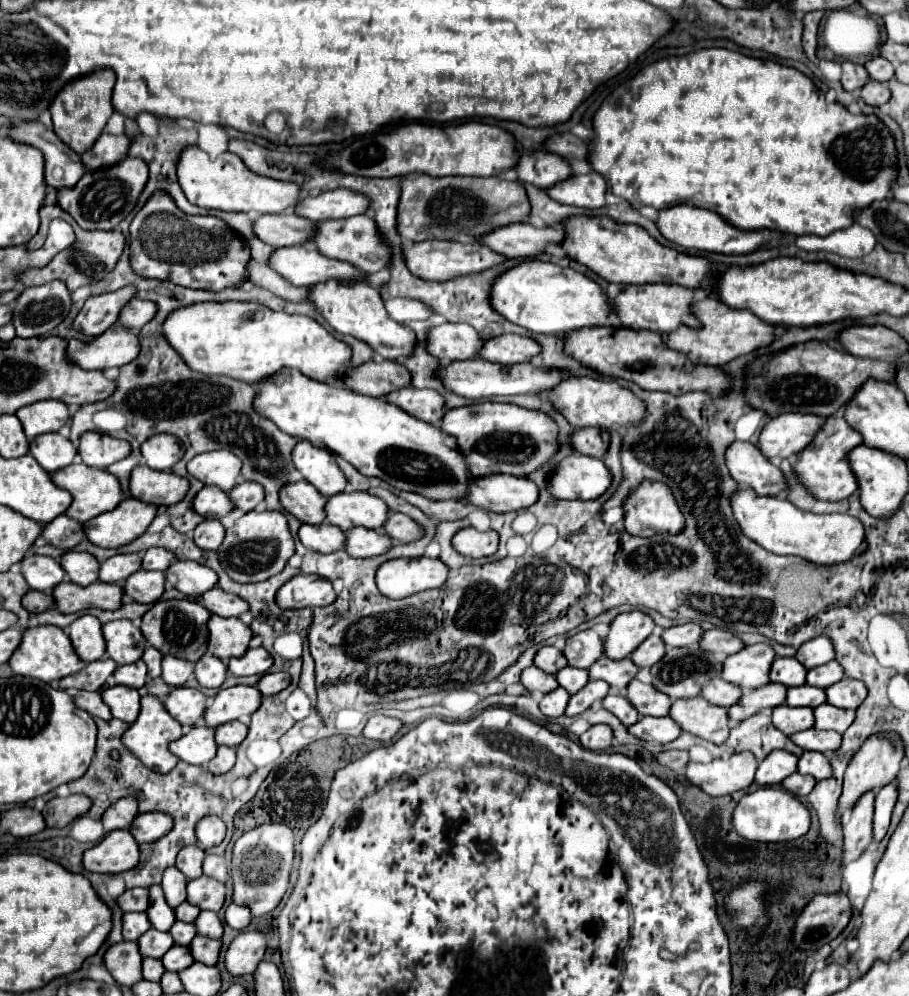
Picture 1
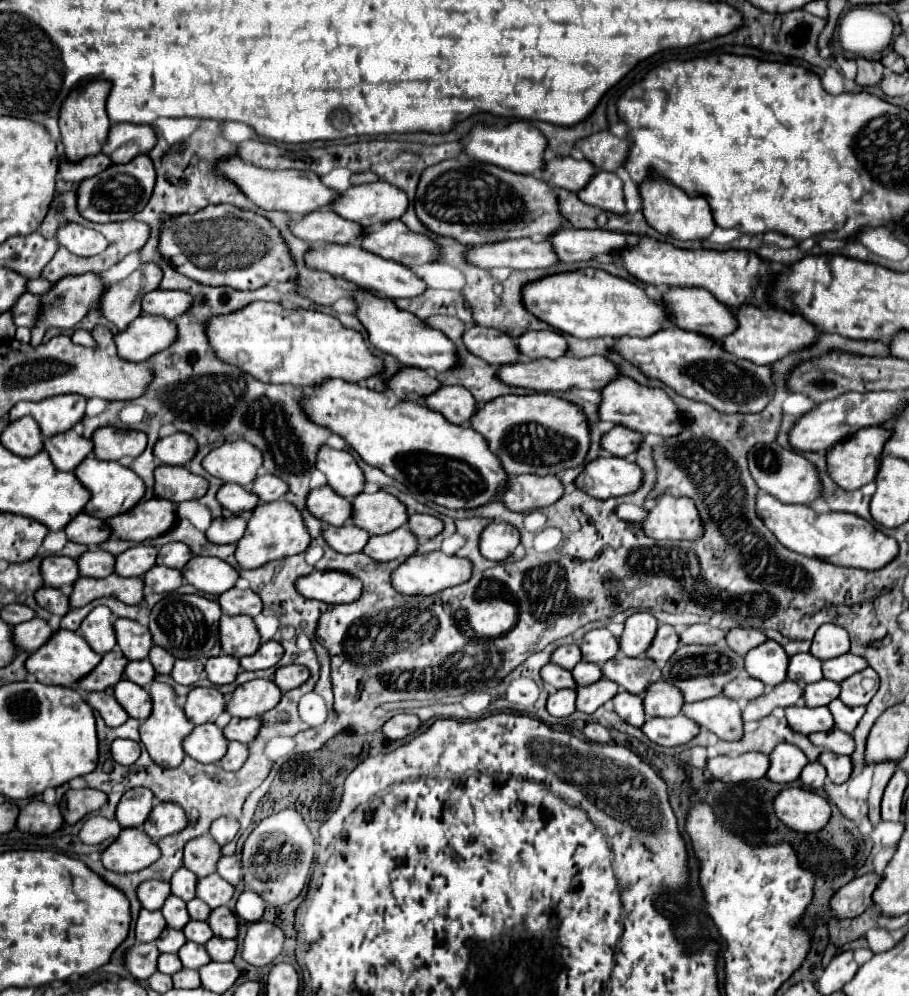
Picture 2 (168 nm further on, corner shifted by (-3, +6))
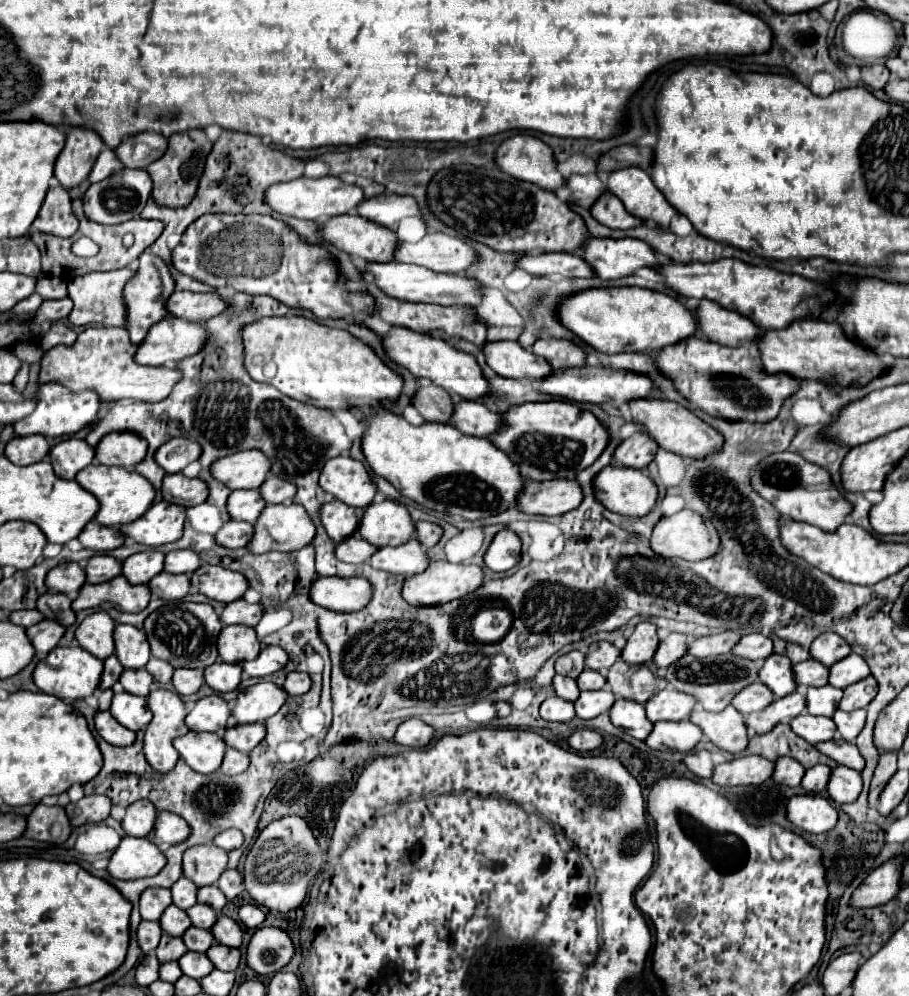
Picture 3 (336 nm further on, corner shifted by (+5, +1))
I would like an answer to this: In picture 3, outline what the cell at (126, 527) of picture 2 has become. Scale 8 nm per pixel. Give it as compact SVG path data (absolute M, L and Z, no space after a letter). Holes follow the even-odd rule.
M157 502L139 520L123 524L119 530L145 546L161 546L179 540L183 534L185 508L171 502Z

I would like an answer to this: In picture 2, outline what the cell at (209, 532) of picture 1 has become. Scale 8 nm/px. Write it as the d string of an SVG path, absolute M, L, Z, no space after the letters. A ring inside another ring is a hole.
M223 513L207 529L207 539L211 543L237 543L247 529L247 519L233 513Z

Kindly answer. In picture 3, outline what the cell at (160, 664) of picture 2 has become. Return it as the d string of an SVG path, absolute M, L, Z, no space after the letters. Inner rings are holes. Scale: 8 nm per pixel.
M151 658L151 660L147 662L145 670L155 678L155 682L163 682L163 684L169 682L171 676L173 676L173 668L171 668L171 664L167 664L165 660L155 660L155 658Z

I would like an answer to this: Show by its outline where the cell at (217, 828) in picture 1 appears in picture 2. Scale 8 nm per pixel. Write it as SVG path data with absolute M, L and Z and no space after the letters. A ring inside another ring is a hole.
M219 817L211 829L209 829L209 835L219 843L219 845L225 845L229 843L231 839L235 839L235 835L239 833L239 821L237 819L229 819L229 817Z

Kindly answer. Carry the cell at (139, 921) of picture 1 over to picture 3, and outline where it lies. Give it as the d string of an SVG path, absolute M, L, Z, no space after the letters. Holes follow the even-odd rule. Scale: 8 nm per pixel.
M145 920L139 922L139 926L137 926L137 944L143 950L143 954L157 948L161 932L163 930L161 930L161 926L157 922L145 922Z

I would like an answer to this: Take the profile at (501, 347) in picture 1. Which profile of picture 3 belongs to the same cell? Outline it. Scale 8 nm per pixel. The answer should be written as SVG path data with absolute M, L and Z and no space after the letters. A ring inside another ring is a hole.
M539 338L533 344L533 354L545 358L551 368L583 366L583 360L585 360L583 350L575 342L557 340L557 338Z

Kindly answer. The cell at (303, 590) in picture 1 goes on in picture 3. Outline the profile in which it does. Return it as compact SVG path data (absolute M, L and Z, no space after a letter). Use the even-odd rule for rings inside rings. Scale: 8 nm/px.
M317 578L309 588L309 598L335 612L355 612L369 604L371 584L365 578Z

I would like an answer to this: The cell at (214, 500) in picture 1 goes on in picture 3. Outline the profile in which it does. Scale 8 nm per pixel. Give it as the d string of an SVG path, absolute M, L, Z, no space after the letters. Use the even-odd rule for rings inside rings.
M233 490L227 500L227 512L233 520L255 522L259 512L263 510L265 500L259 496L257 490Z

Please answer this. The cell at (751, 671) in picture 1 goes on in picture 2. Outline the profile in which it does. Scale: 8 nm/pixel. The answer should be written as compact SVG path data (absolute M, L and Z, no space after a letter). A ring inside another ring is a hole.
M765 641L761 647L751 649L745 655L745 669L751 677L763 681L769 689L787 679L789 657L775 641Z

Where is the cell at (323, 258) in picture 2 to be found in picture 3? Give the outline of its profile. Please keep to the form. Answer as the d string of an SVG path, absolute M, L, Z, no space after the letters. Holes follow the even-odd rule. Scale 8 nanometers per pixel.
M369 262L365 266L363 274L371 274L373 282L379 286L379 290L391 298L397 298L397 300L433 302L433 304L441 304L441 306L451 306L451 304L479 306L479 302L481 302L481 286L467 276L437 274L437 272L431 272L423 266L401 264L401 262Z

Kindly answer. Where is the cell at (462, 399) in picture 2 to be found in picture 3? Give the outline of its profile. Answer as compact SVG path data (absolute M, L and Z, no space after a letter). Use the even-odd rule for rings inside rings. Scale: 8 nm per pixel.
M463 398L463 400L455 402L453 414L451 414L451 424L463 434L485 438L487 434L491 434L499 428L499 414L491 412L479 400Z

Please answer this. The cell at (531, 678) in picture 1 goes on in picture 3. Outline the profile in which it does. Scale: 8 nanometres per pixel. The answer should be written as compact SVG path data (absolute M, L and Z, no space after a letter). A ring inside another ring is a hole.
M555 676L553 678L553 690L559 698L565 698L565 700L571 700L575 702L577 696L579 696L579 688L577 688L577 682L573 678L567 678L567 676Z

